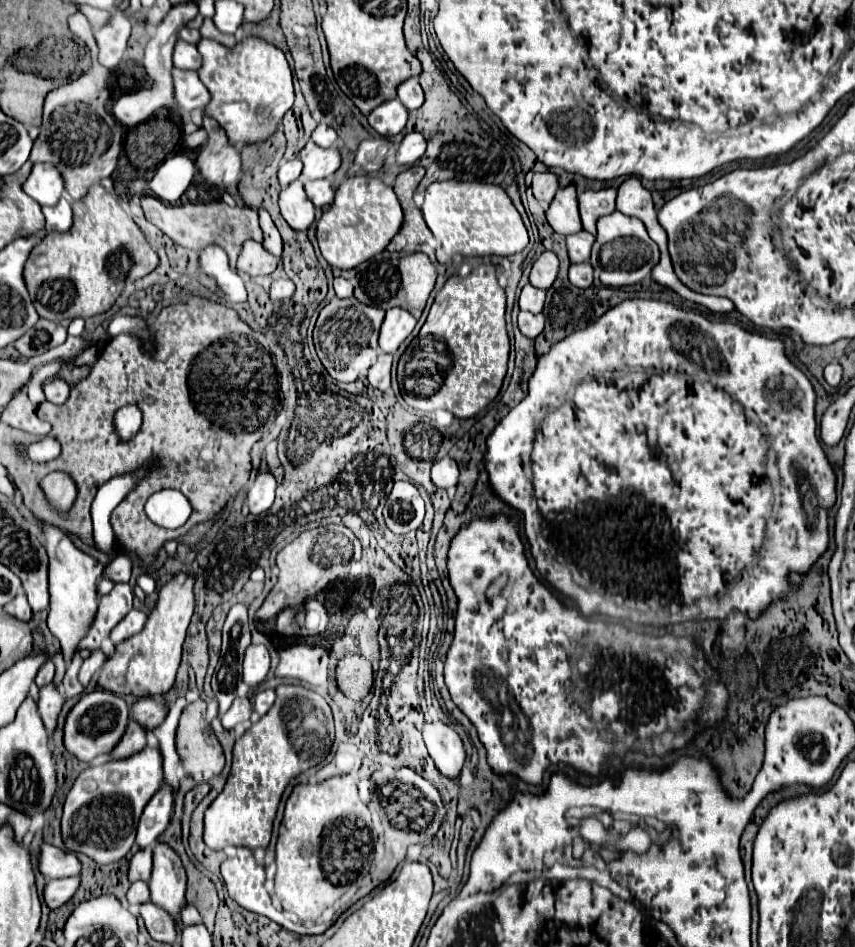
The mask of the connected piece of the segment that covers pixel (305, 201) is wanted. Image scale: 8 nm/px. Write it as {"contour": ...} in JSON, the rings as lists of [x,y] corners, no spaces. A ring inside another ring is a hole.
{"contour":[[[295,180],[293,184],[289,184],[287,188],[281,190],[279,196],[279,208],[283,218],[287,220],[287,224],[293,230],[299,232],[307,232],[309,226],[315,220],[315,206],[311,204],[311,200],[307,198],[301,180]]]}

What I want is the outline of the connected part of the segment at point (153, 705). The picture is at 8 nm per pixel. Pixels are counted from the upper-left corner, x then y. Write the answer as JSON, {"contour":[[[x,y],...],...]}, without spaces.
{"contour":[[[139,698],[131,706],[131,720],[141,724],[143,728],[147,728],[147,734],[153,736],[153,728],[161,724],[167,710],[169,710],[167,704],[159,704],[157,700],[149,700],[149,698]]]}

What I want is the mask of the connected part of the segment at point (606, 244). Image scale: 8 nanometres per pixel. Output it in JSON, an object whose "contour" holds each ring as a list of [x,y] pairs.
{"contour":[[[617,210],[597,220],[597,240],[591,250],[591,266],[601,284],[611,288],[637,284],[651,274],[657,262],[659,262],[659,248],[649,238],[645,224],[641,224],[641,220],[625,216]]]}

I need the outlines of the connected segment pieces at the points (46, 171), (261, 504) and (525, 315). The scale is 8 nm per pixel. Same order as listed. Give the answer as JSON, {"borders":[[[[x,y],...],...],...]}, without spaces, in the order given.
{"borders":[[[[41,162],[41,164],[33,164],[31,174],[23,184],[23,190],[41,206],[53,206],[63,196],[65,184],[53,164]]],[[[259,472],[251,490],[249,490],[249,498],[247,504],[251,508],[251,514],[261,514],[267,512],[273,504],[275,498],[275,490],[277,490],[277,480],[271,472]]],[[[519,312],[517,318],[517,326],[521,330],[521,334],[525,334],[527,338],[537,338],[539,332],[543,330],[545,318],[543,314],[531,314],[531,312]]]]}

